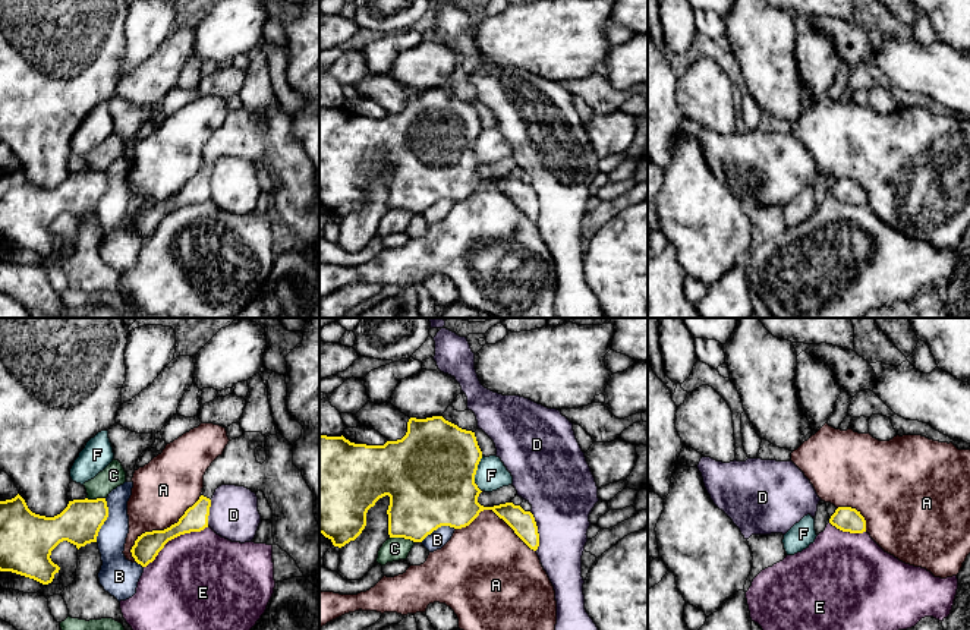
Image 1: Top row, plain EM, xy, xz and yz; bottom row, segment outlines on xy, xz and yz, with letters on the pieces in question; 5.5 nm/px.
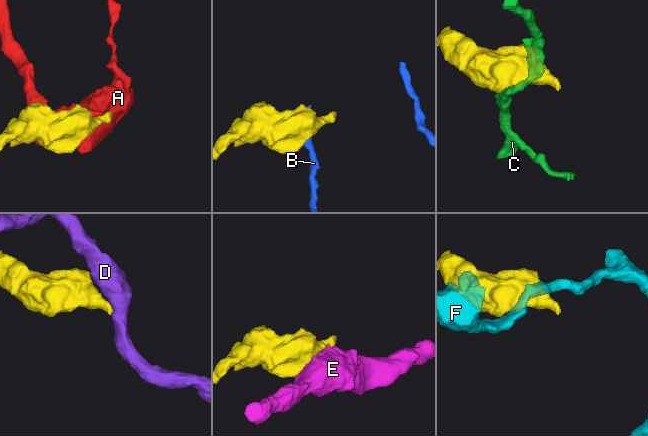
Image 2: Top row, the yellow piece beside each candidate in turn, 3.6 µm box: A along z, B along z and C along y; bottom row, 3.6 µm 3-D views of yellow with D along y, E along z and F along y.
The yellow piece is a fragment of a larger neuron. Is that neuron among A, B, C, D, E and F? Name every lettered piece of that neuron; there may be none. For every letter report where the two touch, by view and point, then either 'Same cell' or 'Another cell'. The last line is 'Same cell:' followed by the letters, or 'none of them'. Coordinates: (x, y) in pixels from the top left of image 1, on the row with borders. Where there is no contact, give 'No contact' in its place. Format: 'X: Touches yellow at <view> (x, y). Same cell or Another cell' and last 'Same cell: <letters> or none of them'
A: Touches yellow at xy (158, 531). Another cell
B: Touches yellow at xy (106, 519). Another cell
C: Touches yellow at xz (402, 536). Another cell
D: Touches yellow at xz (537, 531). Another cell
E: Touches yellow at xy (175, 536). Another cell
F: Touches yellow at xz (475, 473). Another cell
Same cell: none of them

